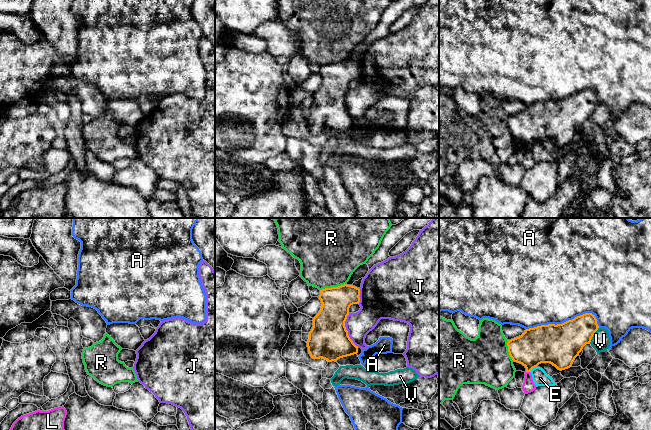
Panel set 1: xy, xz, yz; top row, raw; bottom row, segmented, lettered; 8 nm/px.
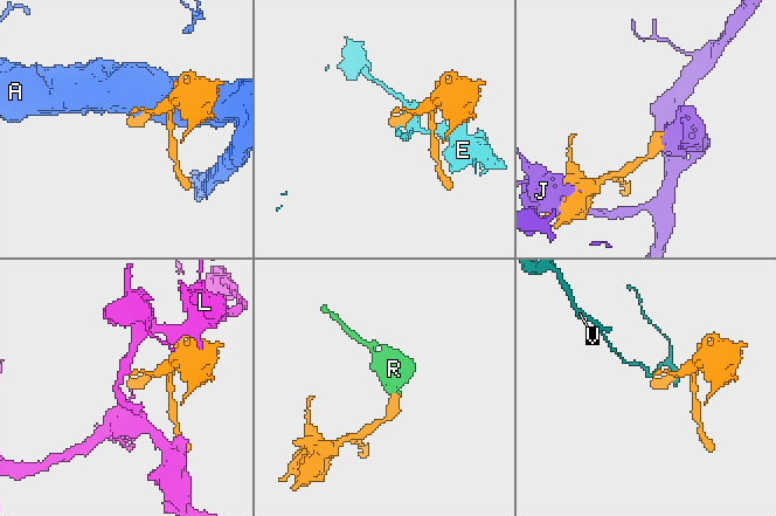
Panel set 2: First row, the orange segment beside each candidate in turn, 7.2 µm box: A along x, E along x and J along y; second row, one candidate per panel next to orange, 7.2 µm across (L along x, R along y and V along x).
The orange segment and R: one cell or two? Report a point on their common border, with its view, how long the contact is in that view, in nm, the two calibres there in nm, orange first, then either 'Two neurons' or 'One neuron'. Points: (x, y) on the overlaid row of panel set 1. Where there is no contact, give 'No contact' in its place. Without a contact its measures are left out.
Touches orange at xz (332, 287). Shared border 220 nm. Thickness 240 nm (orange) against 460 nm. Two neurons

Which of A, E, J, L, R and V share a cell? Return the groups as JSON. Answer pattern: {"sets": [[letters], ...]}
{"sets": [["A"], ["E"], ["J"], ["L"], ["R"], ["V"]]}

